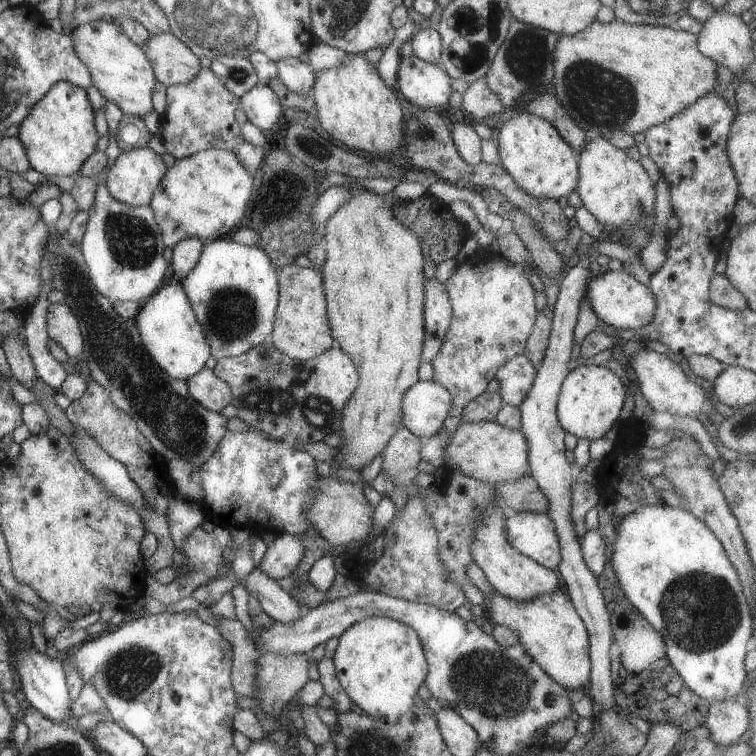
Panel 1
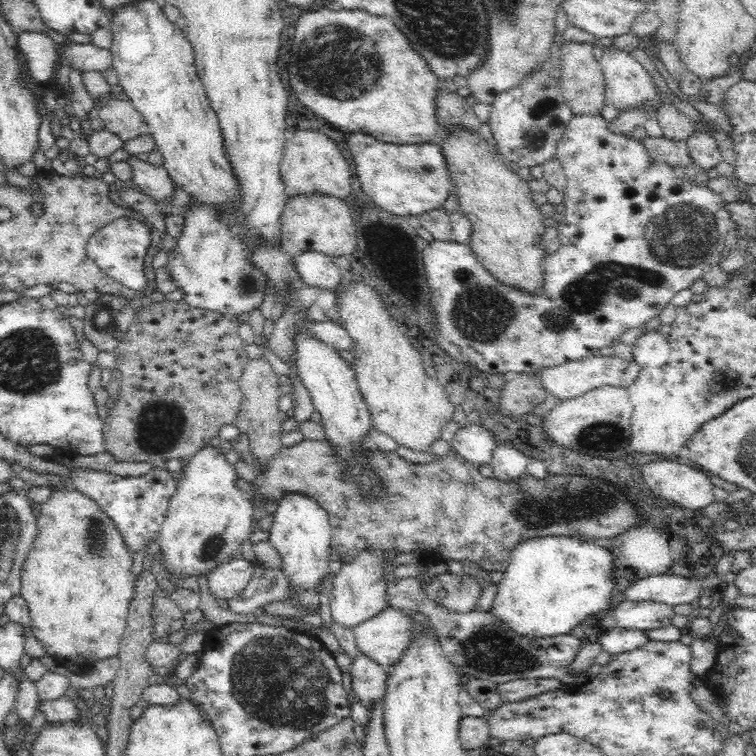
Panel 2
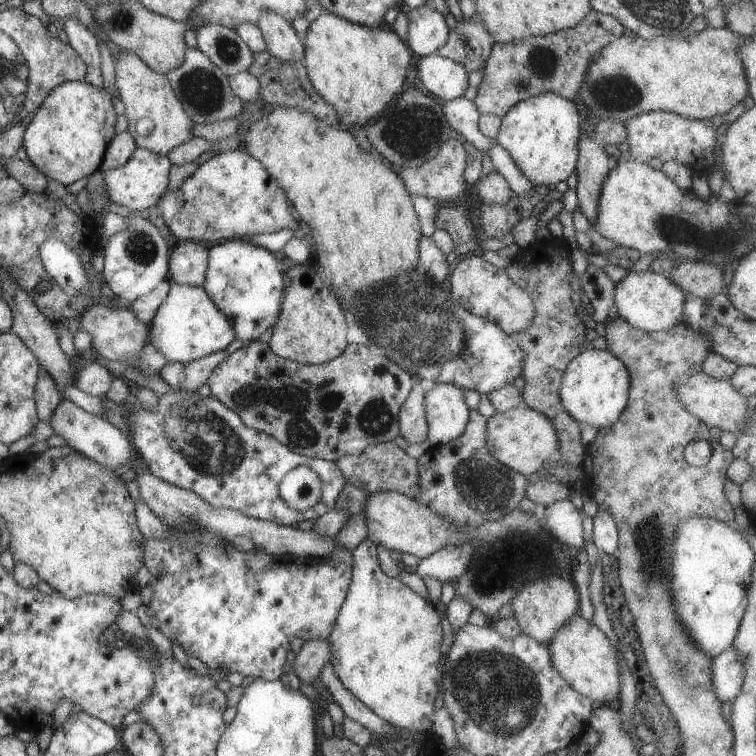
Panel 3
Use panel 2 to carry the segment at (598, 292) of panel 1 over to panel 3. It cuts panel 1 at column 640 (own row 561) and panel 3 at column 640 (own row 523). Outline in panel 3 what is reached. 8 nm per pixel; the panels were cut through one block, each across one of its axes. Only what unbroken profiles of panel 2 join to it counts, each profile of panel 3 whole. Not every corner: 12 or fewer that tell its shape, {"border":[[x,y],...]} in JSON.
{"border":[[628,271],[614,286],[618,314],[661,334],[682,321],[672,279]]}

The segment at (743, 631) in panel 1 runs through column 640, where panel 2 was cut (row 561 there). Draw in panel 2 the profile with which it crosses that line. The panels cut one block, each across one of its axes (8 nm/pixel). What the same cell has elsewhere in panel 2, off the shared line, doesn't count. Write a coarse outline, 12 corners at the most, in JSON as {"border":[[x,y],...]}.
{"border":[[539,536],[511,550],[490,612],[519,636],[611,608],[608,548]]}

